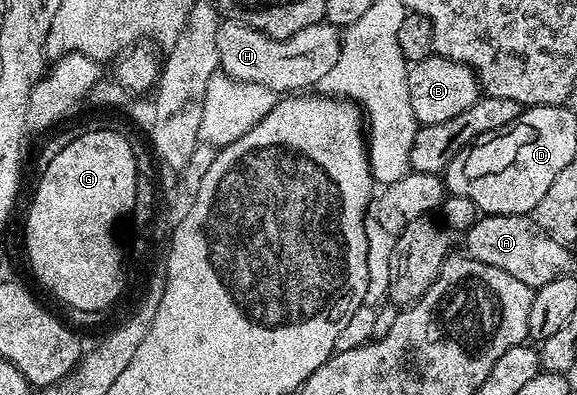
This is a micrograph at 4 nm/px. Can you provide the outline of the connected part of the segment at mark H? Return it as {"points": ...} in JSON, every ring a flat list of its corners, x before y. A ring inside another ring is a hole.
{"points":[[222,19,218,22,218,34,216,35,216,47,218,48,218,56,220,58,220,69,221,72,227,73,227,75,233,79,233,81,243,81,244,83,264,83,270,90,279,95,289,94,291,91,306,91,306,89,311,85,311,87,317,86,318,81,320,81,324,75,328,74,328,71,331,71,332,67,335,66,337,59,340,57,341,45,342,45,342,36,339,26,332,25,329,23,319,23,313,25,312,27,304,27,304,31,300,31,296,35,292,35,286,41,281,41,275,37,269,37,264,35,260,31,256,31,252,27,248,27,244,23,239,21,231,21,229,19]]}

